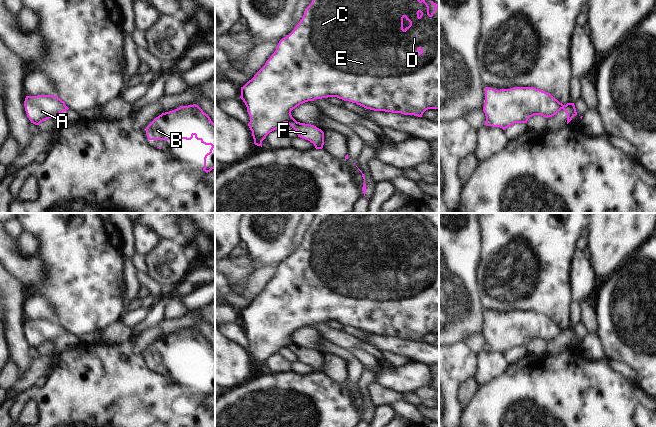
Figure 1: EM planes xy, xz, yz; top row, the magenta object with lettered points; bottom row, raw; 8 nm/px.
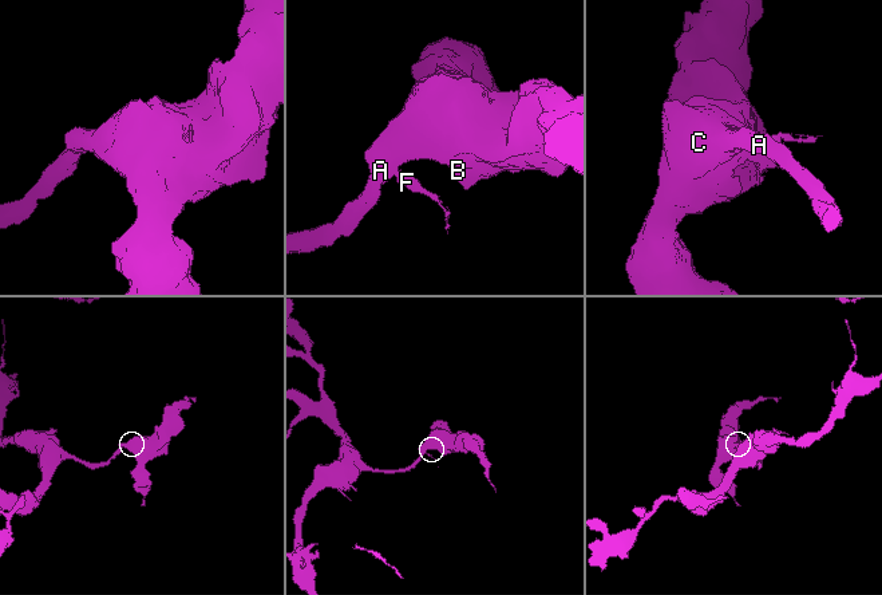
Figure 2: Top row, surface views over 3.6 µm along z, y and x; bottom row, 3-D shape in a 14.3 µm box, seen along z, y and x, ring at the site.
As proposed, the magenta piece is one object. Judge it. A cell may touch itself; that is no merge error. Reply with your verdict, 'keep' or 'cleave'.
keep

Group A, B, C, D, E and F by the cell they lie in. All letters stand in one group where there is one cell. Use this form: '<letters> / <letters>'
A B C D E F

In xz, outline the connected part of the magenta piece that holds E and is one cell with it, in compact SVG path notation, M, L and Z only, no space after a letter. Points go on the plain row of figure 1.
M314 213L314 214L315 214L315 220L311 228L305 233L302 243L296 249L294 254L288 260L282 262L279 265L275 276L266 285L265 289L254 299L254 301L251 304L249 304L243 311L241 311L240 322L245 327L247 331L247 336L250 340L250 346L248 347L248 350L250 354L252 355L252 360L253 360L255 369L262 371L262 365L266 362L266 360L270 356L276 353L280 353L280 351L284 347L287 347L296 355L298 361L310 365L311 367L314 368L316 373L322 373L324 369L324 356L314 349L297 346L291 339L291 335L295 333L297 330L305 326L308 326L308 325L314 325L315 323L337 321L344 325L356 327L357 329L360 329L366 333L370 333L374 335L401 337L404 339L414 339L418 341L422 341L423 337L428 333L439 333L439 229L438 228L431 225L431 228L435 231L435 233L430 238L428 228L425 226L424 223L421 223L421 224L419 223L420 219L424 218L424 216L421 213Z

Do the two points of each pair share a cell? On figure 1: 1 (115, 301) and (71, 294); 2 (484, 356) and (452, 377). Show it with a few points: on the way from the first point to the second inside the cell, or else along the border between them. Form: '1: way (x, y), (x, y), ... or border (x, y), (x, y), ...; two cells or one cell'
1: way (104, 301), (95, 301), (87, 294), (82, 294); one cell
2: border (477, 354), (477, 374), (474, 378); two cells

